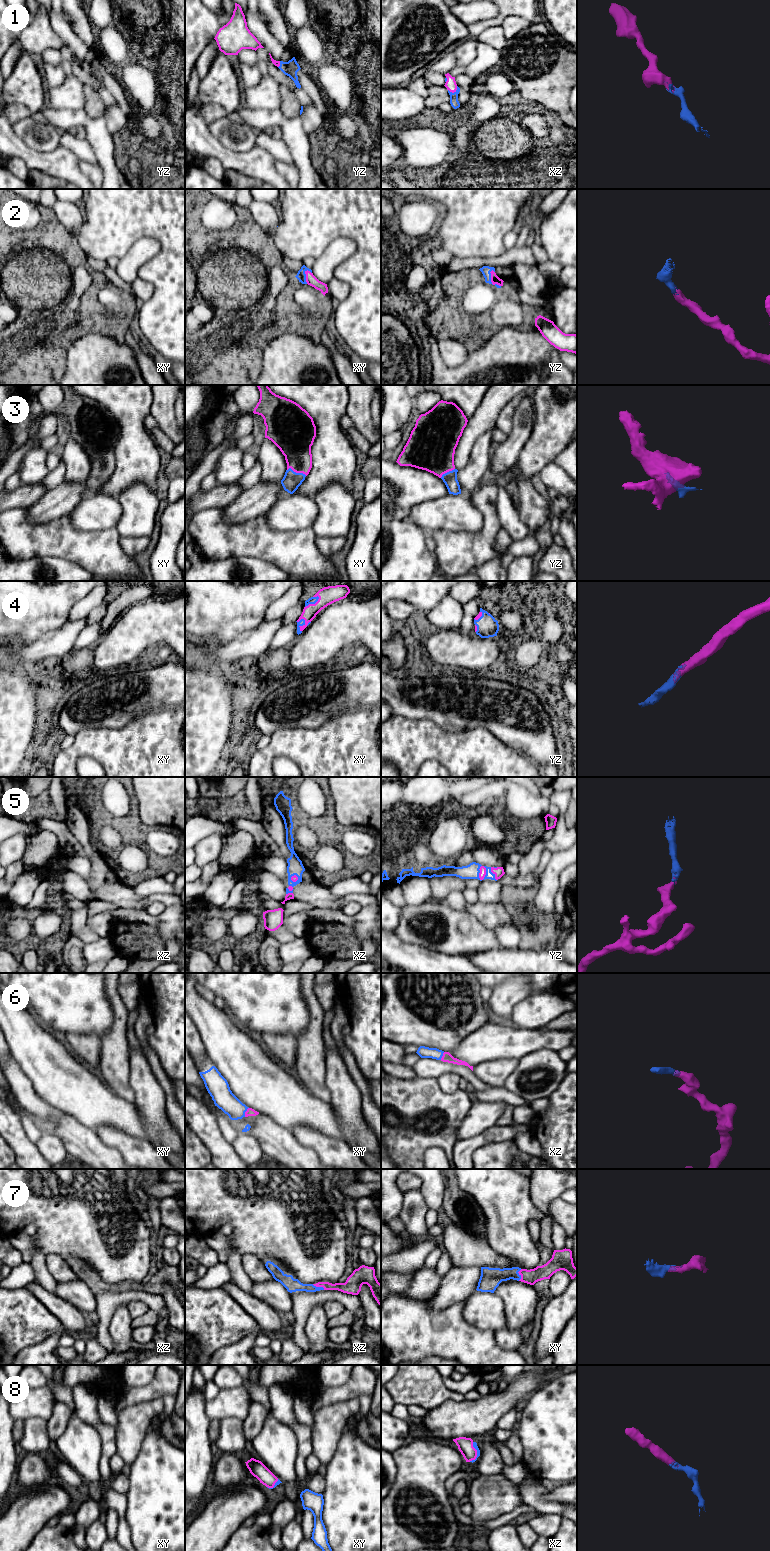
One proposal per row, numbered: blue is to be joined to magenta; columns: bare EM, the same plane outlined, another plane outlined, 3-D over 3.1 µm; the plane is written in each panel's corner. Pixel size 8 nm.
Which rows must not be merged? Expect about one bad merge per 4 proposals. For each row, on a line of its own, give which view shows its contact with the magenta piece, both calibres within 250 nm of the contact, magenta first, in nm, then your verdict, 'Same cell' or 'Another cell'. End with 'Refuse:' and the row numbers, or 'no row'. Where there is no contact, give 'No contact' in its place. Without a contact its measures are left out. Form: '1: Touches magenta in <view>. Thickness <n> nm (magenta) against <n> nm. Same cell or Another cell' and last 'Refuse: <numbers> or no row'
1: Touches magenta in xz. Thickness 90 nm (magenta) against 70 nm. Same cell
2: Touches magenta in yz. Thickness 70 nm (magenta) against 70 nm. Same cell
3: Touches magenta in xy. Thickness 280 nm (magenta) against 150 nm. Same cell
4: Touches magenta in xy. Thickness 110 nm (magenta) against 50 nm. Same cell
5: Touches magenta in yz. Thickness 50 nm (magenta) against 120 nm. Same cell
6: Touches magenta in xy. Thickness 60 nm (magenta) against 170 nm. Same cell
7: Touches magenta in xz. Thickness 110 nm (magenta) against 110 nm. Same cell
8: Touches magenta in xz. Thickness 130 nm (magenta) against 40 nm. Same cell
Refuse: no row

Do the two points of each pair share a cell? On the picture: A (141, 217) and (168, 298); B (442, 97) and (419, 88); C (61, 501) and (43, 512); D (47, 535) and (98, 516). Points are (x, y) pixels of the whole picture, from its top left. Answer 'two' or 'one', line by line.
A: one
B: one
C: one
D: two

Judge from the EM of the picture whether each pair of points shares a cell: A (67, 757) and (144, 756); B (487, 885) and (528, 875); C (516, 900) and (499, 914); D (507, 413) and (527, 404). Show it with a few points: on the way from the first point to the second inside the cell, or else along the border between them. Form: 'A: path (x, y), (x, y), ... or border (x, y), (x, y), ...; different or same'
A: path (86, 750), (117, 750), (125, 754); same
B: border (497, 880), (502, 885); different
C: border (500, 902), (508, 910); different
D: border (524, 395), (515, 411), (513, 426), (509, 432); different

